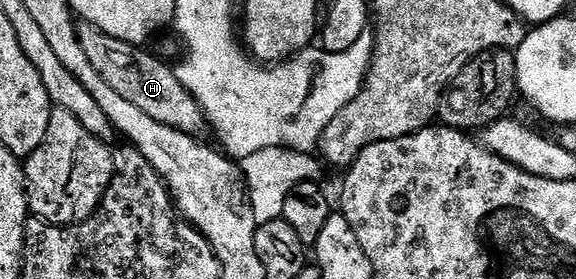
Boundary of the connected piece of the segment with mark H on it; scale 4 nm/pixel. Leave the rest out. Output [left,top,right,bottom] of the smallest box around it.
[76,21,206,135]

